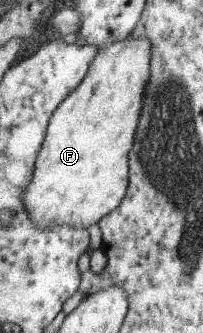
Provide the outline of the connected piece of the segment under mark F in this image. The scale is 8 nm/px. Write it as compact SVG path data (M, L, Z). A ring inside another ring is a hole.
M129 37L106 44L99 50L82 84L54 111L48 134L34 171L34 180L24 191L24 204L31 221L43 231L53 227L98 225L117 209L130 188L130 153L138 132L143 101L150 85L154 45L149 38Z

